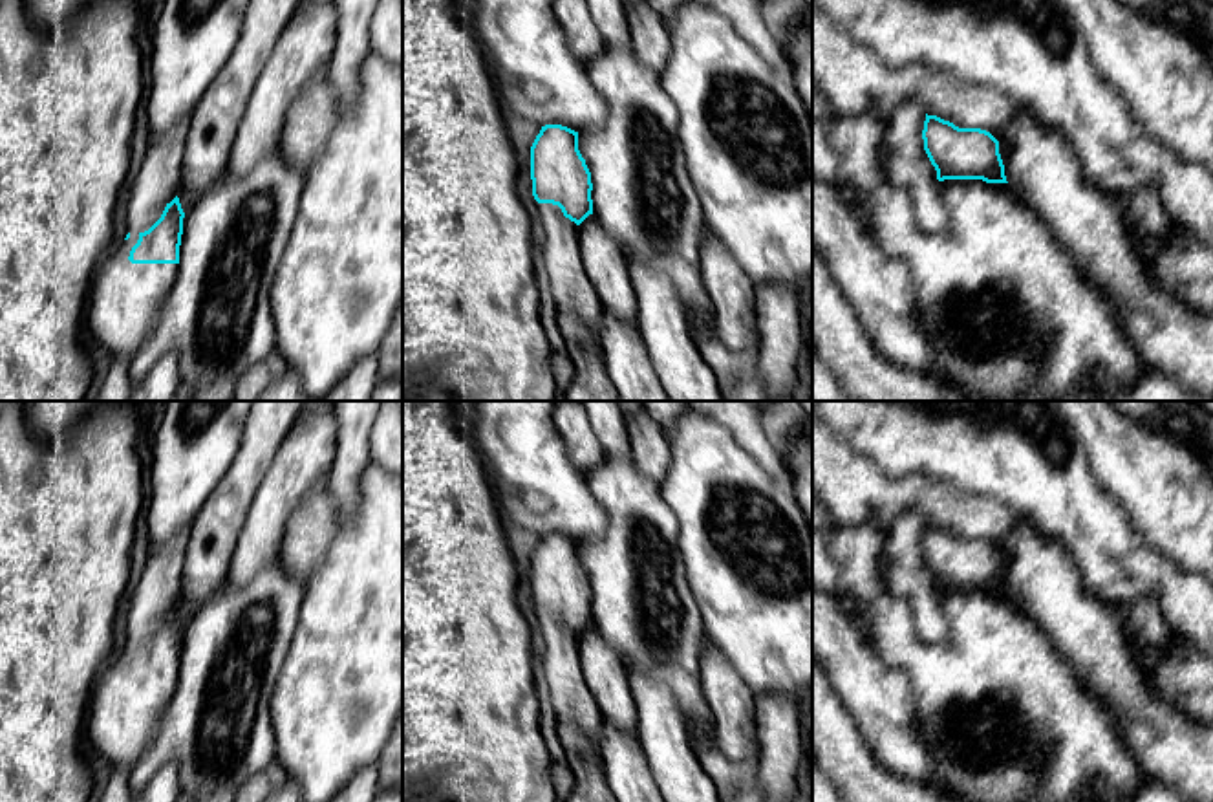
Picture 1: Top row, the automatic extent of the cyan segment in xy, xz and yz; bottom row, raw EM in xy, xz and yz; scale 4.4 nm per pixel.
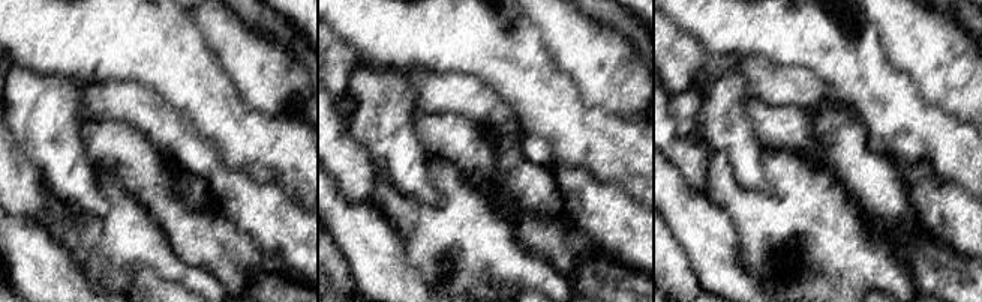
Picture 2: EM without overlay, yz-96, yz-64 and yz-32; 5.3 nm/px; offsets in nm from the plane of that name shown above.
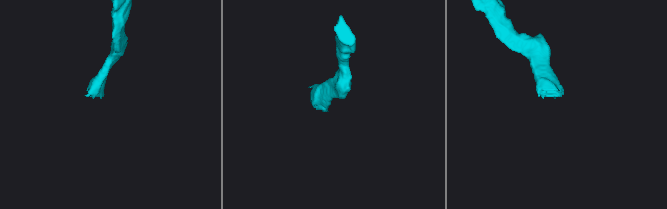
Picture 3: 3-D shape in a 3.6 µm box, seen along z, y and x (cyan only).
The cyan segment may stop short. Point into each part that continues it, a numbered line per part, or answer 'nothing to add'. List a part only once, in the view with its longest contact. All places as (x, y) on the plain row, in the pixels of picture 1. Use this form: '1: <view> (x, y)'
1: xy (125, 709)

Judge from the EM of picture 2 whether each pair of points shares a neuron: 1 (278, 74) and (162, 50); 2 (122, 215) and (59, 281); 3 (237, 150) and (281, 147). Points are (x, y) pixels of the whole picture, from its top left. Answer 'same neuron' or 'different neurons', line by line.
1: different neurons
2: different neurons
3: same neuron

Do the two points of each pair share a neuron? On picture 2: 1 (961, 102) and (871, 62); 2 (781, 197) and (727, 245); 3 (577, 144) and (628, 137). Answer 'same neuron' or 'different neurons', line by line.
1: different neurons
2: different neurons
3: same neuron

